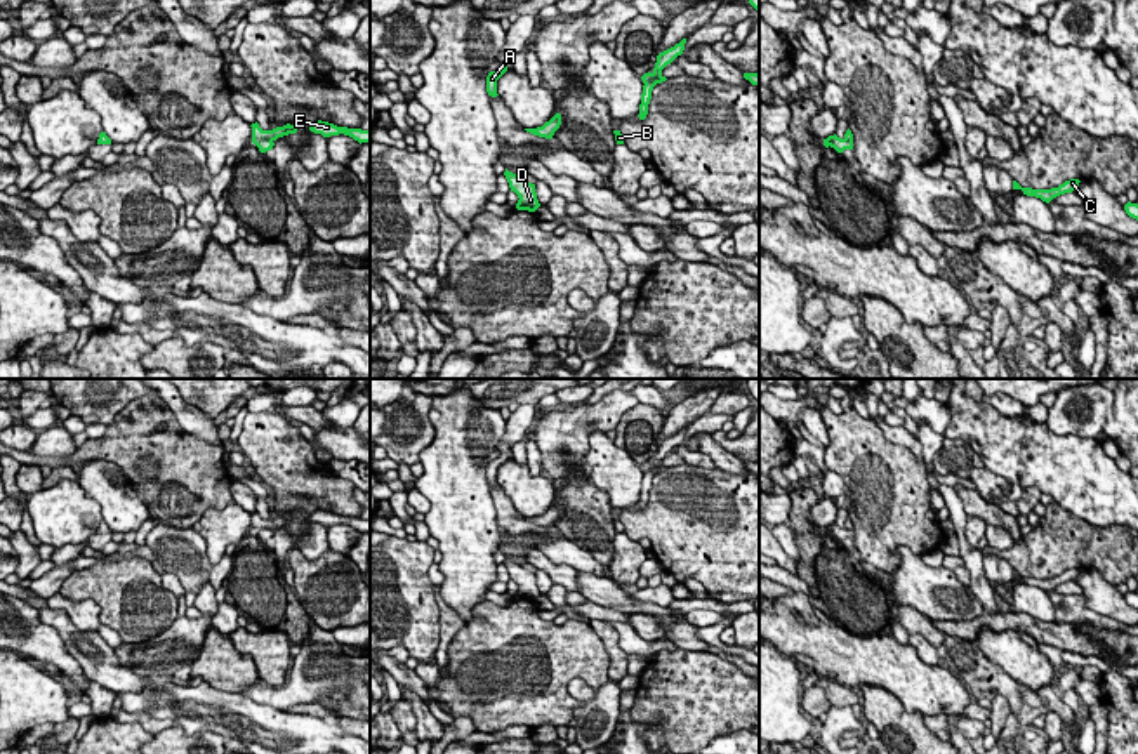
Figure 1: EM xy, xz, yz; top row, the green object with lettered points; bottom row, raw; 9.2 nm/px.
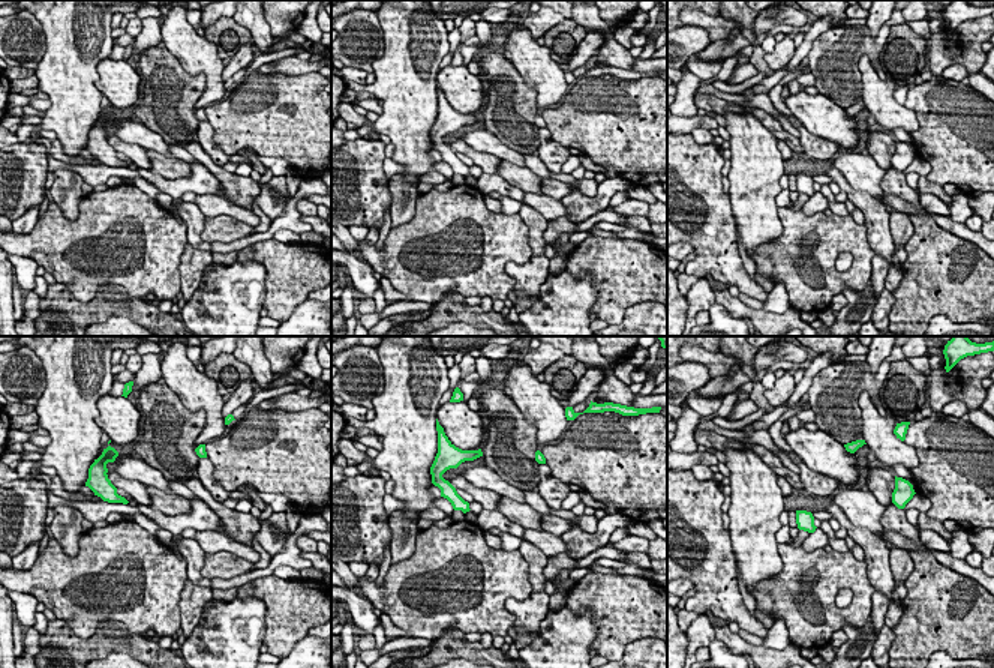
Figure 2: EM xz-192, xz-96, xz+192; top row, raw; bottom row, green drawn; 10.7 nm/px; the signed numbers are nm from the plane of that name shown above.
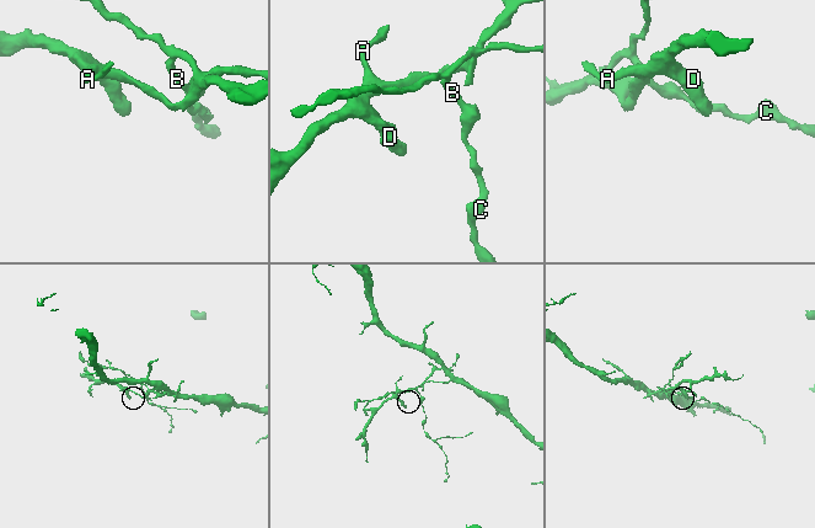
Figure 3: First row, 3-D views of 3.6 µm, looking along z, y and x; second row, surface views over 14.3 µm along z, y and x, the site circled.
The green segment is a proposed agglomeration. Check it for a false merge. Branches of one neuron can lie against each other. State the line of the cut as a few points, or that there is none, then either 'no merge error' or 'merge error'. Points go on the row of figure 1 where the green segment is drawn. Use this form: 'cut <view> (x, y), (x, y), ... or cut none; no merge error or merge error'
cut xy (271, 139), (258, 139), (254, 143); merge error

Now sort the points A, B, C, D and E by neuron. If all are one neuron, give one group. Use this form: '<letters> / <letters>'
A D / B C E

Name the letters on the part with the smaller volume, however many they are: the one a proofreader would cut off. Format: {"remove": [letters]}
{"remove": ["A", "D"]}

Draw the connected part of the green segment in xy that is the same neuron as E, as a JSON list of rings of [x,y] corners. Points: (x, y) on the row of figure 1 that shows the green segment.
[[[321,120],[311,123],[309,130],[314,134],[321,134],[323,137],[344,134],[344,136],[353,137],[360,144],[370,142],[370,130],[337,127],[334,123],[321,122]]]

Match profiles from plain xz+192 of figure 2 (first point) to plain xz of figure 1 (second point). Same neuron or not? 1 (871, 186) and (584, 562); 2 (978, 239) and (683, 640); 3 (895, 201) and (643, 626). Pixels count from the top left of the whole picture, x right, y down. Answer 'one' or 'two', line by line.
1: one
2: one
3: two

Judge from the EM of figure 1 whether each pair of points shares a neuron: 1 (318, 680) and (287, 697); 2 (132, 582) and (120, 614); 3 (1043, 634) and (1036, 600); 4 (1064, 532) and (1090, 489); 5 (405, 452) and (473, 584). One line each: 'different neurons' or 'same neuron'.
1: same neuron
2: same neuron
3: different neurons
4: different neurons
5: different neurons

